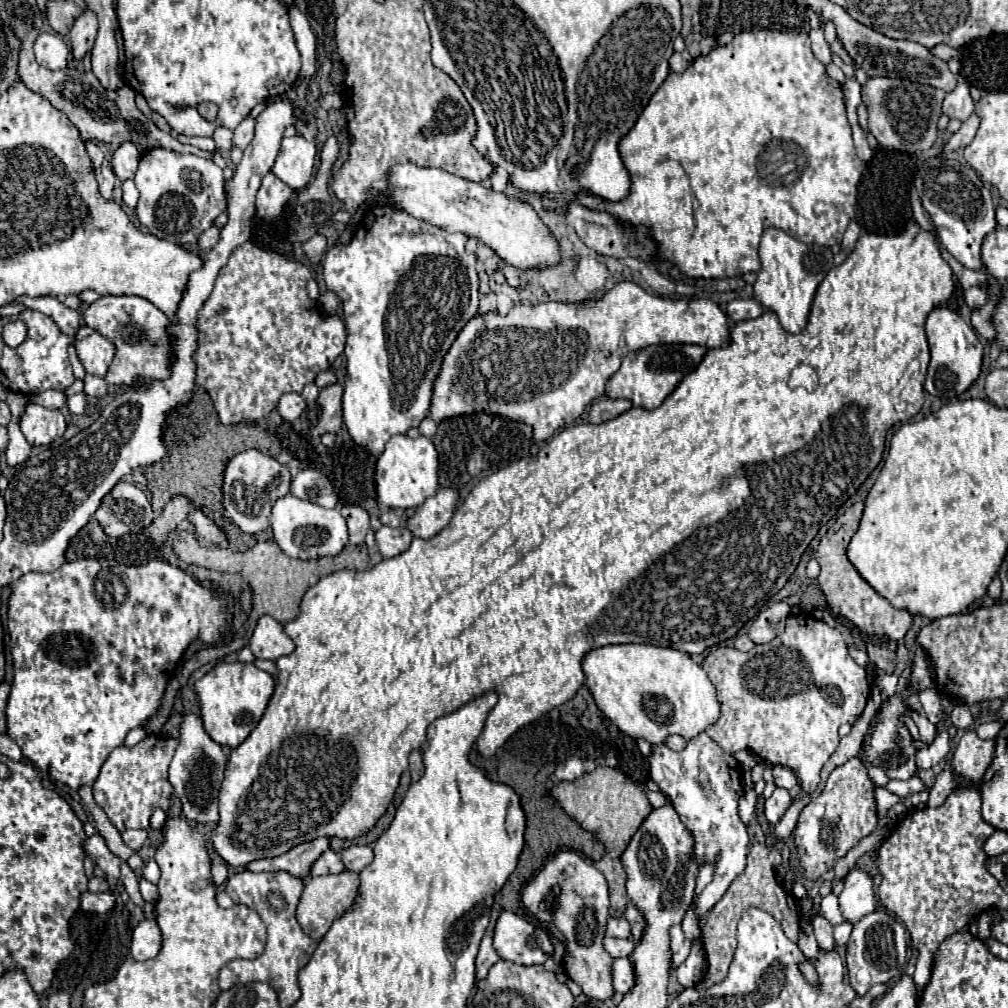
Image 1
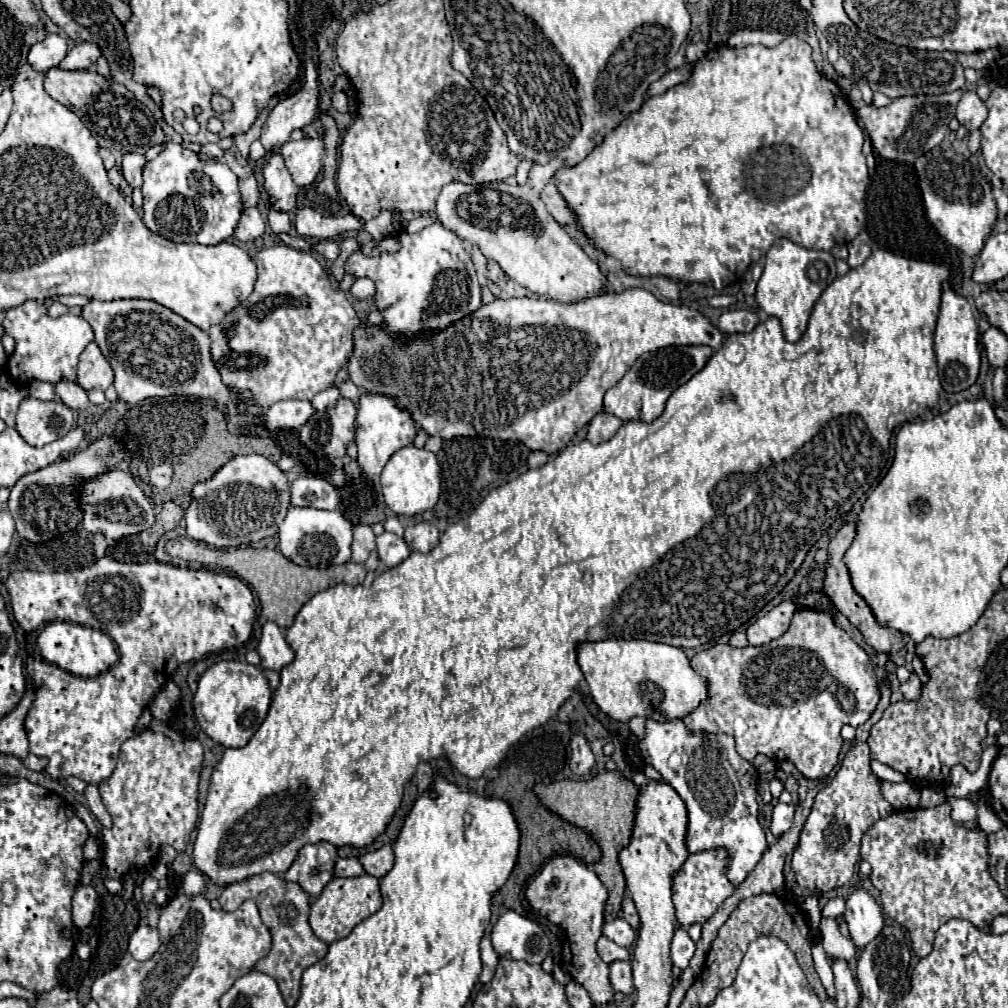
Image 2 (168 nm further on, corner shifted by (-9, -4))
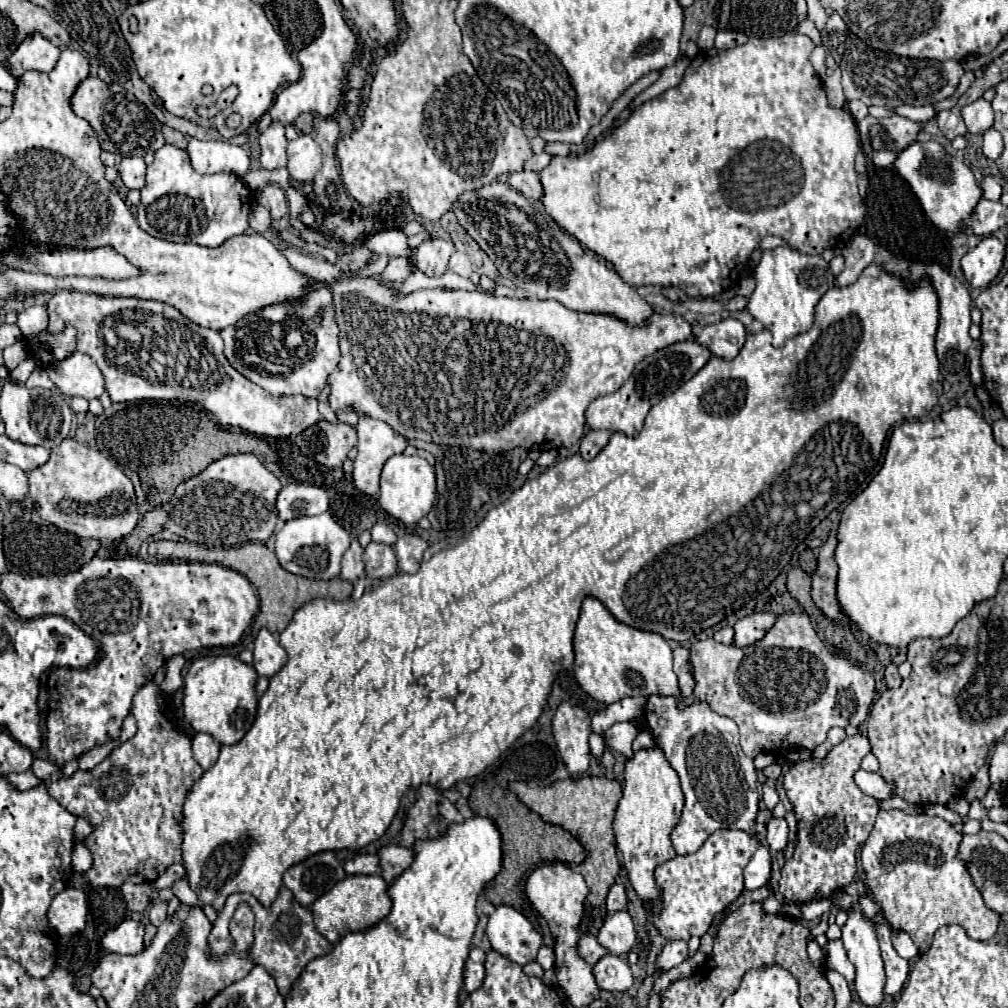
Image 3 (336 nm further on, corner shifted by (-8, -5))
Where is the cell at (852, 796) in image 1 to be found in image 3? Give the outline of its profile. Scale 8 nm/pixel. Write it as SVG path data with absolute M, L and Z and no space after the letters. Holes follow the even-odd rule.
M861 734L847 736L841 744L833 746L823 760L807 760L791 766L783 776L783 788L793 804L799 824L799 842L795 854L785 862L779 880L779 894L797 906L829 898L835 890L847 888L857 872L855 854L861 842L873 830L879 804L875 798L863 794L853 782L861 758L871 752L869 740Z

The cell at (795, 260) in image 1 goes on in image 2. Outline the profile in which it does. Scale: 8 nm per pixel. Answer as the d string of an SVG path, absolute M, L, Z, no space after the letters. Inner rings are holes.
M776 239L764 257L764 273L756 287L756 301L768 315L778 317L788 341L796 343L806 331L810 313L822 291L836 279L836 259L828 251L812 251L790 239Z

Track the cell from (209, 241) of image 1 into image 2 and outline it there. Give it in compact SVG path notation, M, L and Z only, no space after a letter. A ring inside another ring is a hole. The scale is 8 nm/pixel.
M250 207L250 209L244 209L242 211L242 217L238 221L238 227L236 227L236 233L232 235L236 241L252 241L256 237L260 237L264 233L264 221L262 221L262 215L256 207Z

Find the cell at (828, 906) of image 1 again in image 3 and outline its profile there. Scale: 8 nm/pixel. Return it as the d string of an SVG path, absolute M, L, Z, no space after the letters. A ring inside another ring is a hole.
M829 940L825 944L825 970L835 970L839 972L849 984L851 984L851 962L845 954L843 942L841 940Z

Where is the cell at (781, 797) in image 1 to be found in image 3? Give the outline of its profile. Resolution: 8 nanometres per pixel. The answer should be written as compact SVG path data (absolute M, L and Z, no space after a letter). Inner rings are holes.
M771 818L767 822L767 846L773 852L781 852L787 846L787 822L785 818Z

